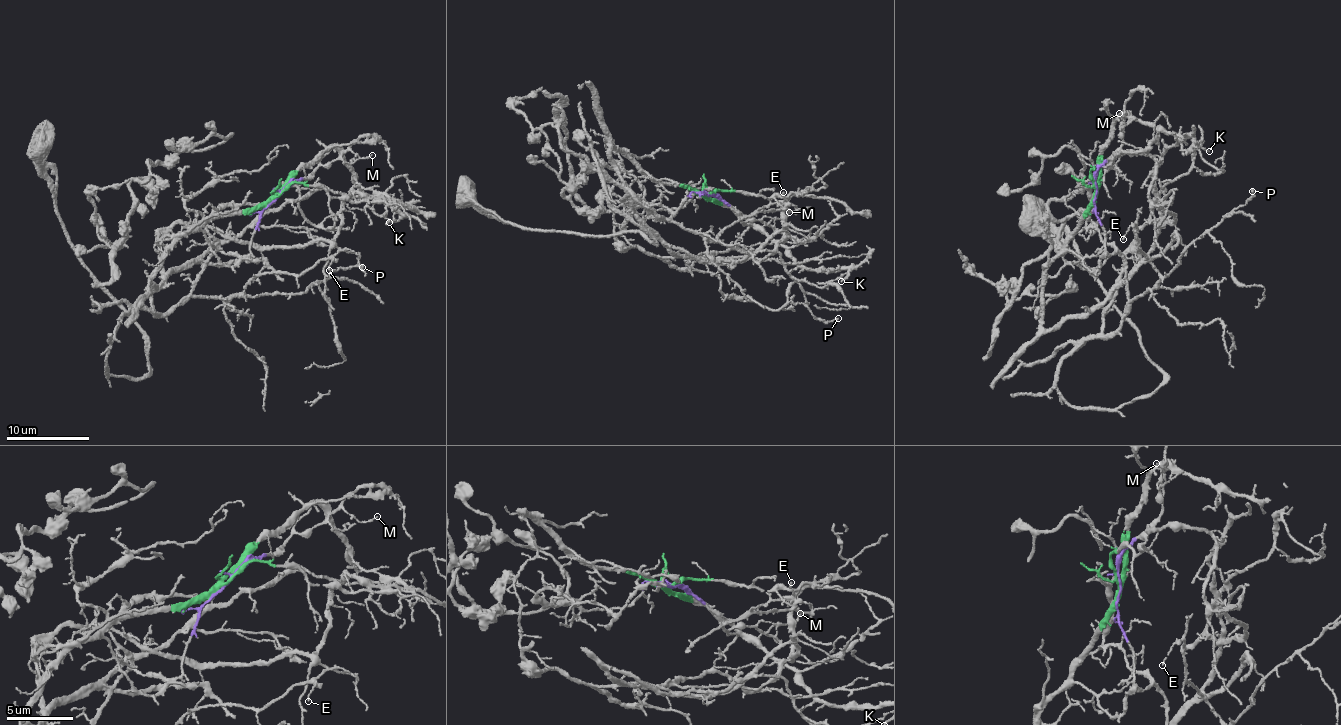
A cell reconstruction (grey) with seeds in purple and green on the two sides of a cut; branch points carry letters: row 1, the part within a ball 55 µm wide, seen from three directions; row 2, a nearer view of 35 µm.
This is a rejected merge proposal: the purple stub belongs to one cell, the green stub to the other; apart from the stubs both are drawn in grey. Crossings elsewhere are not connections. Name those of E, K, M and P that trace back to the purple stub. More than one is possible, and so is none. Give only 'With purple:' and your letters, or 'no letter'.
With purple: E, M, P

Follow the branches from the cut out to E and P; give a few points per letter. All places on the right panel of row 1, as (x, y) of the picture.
E: (1095, 190), (1105, 235), (1103, 256), (1119, 252), (1131, 300), (1160, 277), (1137, 246), (1136, 225), (1123, 239)
P: (1095, 190), (1105, 235), (1103, 256), (1119, 252), (1131, 300), (1170, 272), (1204, 232), (1246, 203), (1251, 192)

